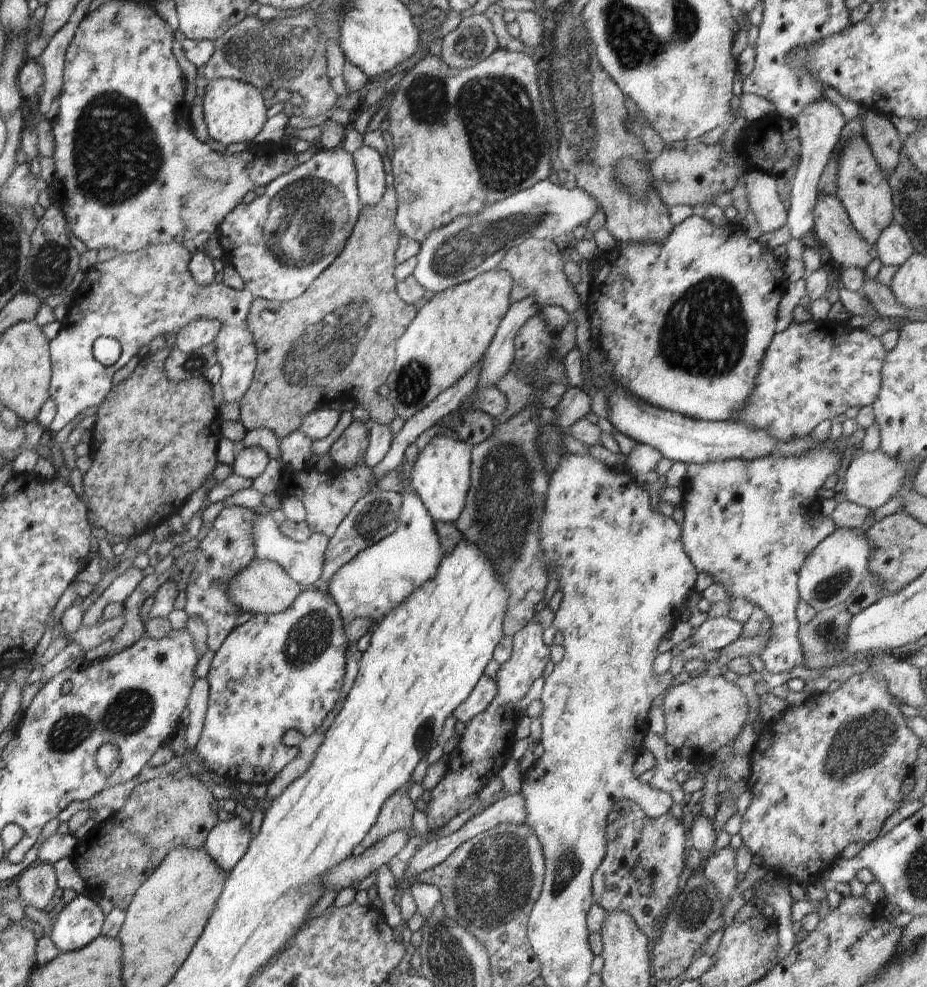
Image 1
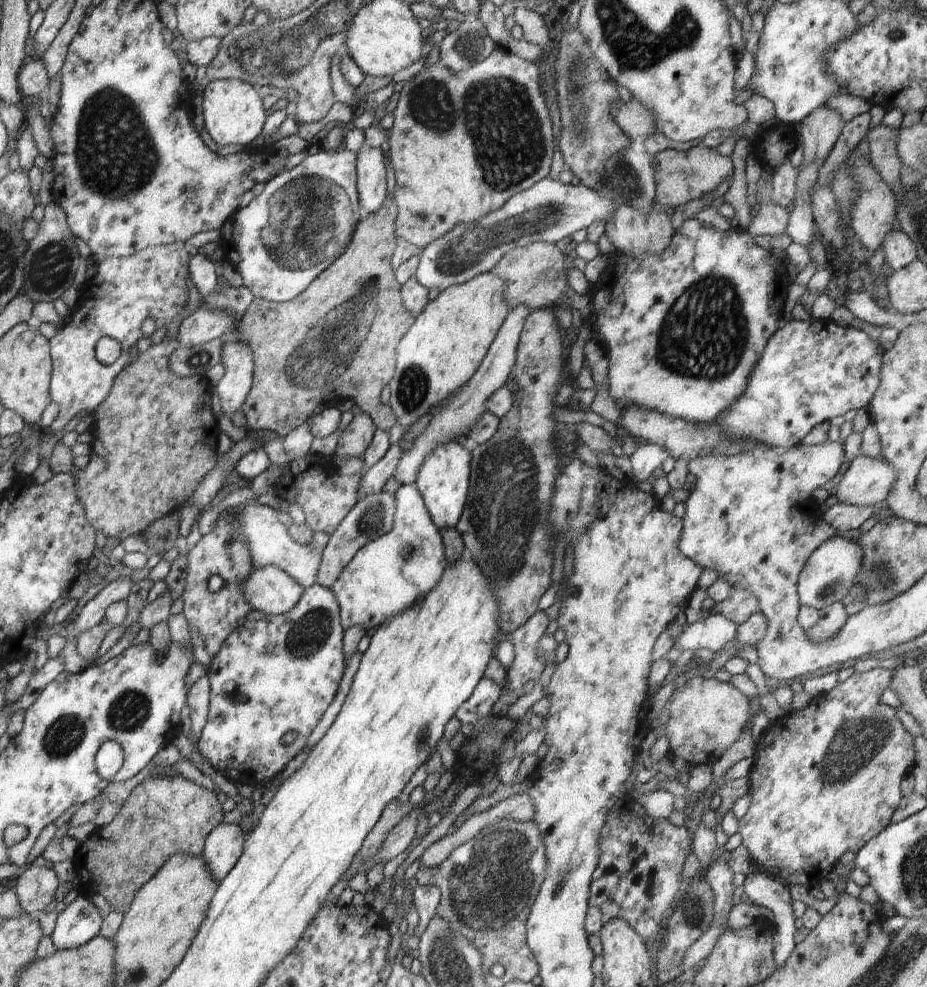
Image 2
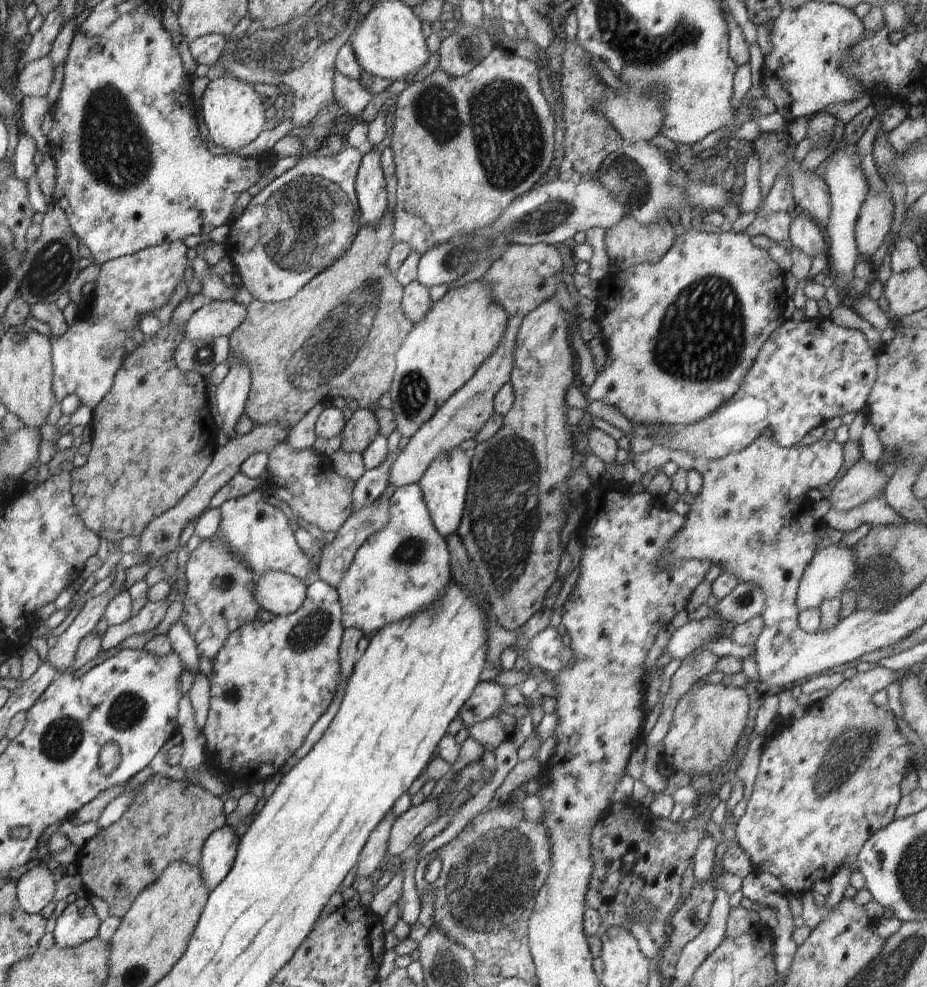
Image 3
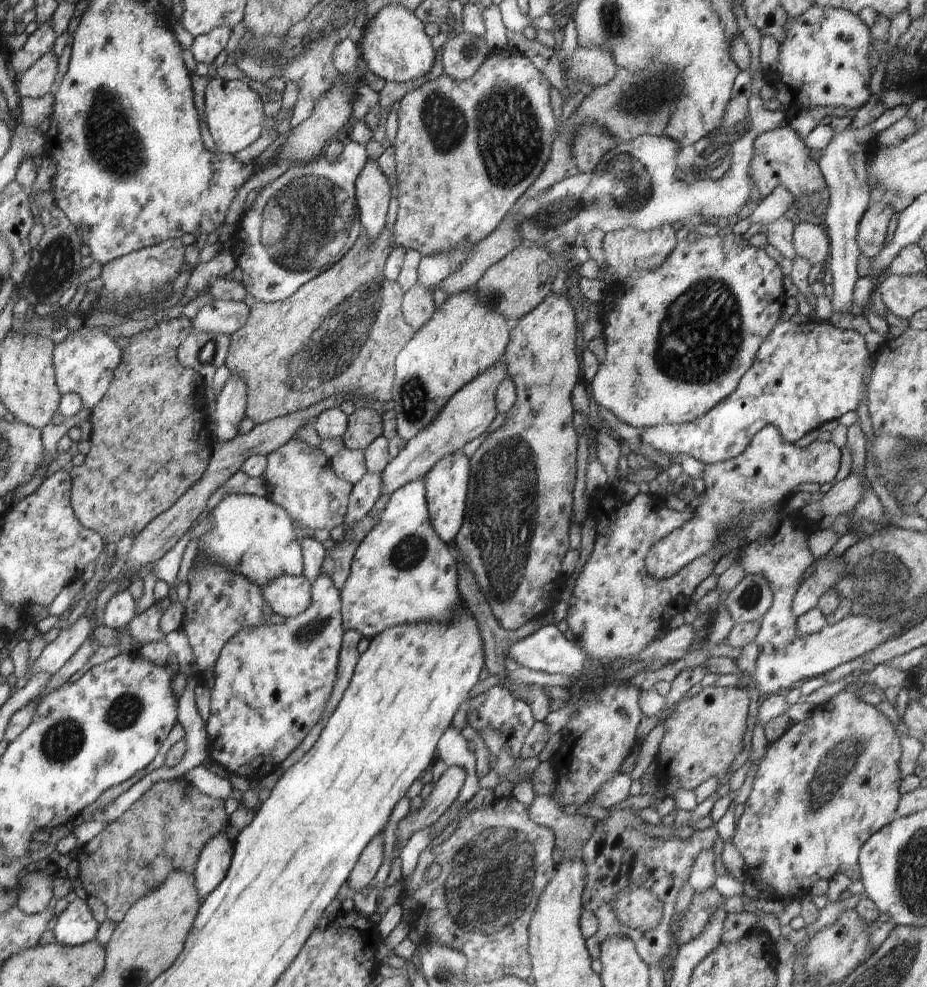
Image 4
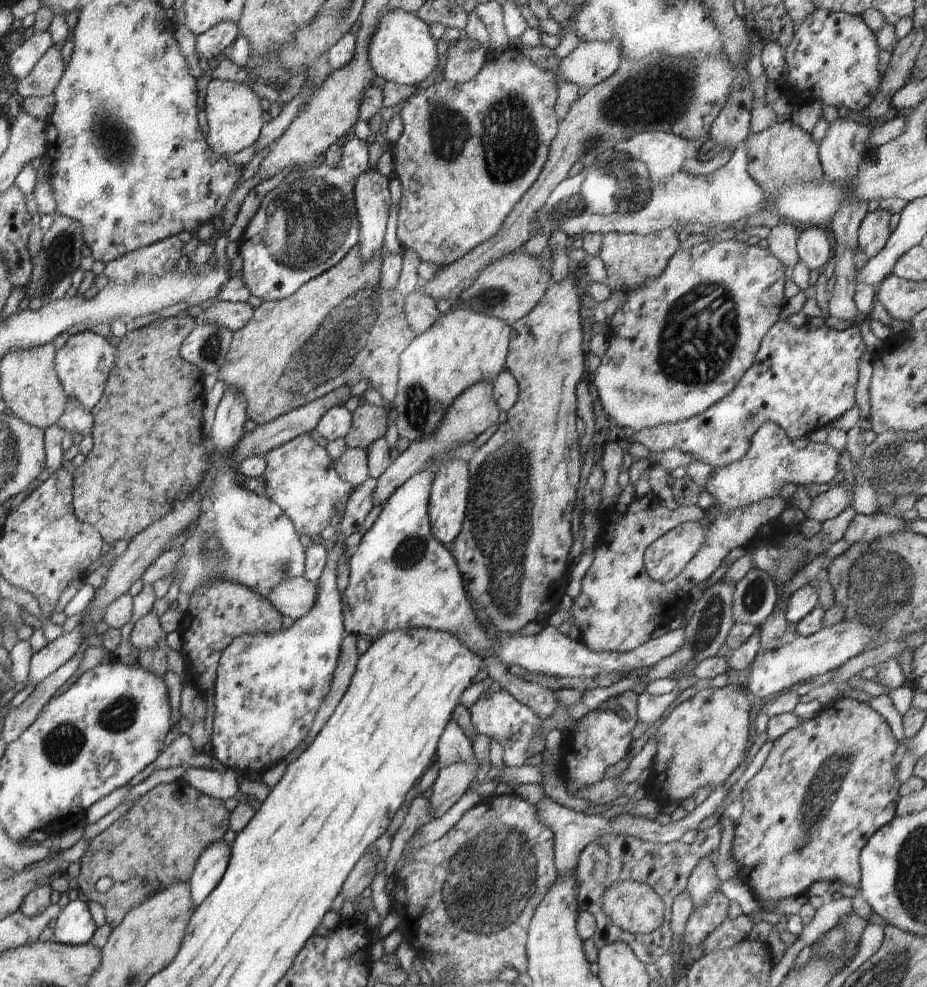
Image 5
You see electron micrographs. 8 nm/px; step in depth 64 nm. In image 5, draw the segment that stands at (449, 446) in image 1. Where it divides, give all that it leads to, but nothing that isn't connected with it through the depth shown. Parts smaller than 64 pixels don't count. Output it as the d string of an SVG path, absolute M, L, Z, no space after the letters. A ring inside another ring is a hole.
M458 460L445 463L435 473L428 504L428 519L431 534L444 546L450 547L460 535L468 505L469 479L467 465Z

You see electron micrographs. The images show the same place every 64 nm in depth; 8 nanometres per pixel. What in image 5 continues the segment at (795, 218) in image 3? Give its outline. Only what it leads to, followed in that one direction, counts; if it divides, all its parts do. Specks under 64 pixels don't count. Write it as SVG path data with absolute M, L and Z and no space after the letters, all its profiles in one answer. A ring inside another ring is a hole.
M806 227L800 229L797 254L808 271L827 270L833 252L832 240L826 228Z

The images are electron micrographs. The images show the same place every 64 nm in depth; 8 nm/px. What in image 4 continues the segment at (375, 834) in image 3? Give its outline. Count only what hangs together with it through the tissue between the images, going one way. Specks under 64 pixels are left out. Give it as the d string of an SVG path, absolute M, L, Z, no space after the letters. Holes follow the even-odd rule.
M384 832L373 839L362 852L360 859L353 867L349 875L348 889L354 892L362 891L363 888L371 886L374 878L383 862Z

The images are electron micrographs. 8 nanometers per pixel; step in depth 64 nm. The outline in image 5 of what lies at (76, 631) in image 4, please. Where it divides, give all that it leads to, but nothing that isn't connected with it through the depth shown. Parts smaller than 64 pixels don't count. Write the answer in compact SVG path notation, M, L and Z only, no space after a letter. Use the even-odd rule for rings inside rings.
M77 626L72 632L62 634L53 642L46 644L45 648L34 653L30 660L29 684L36 687L44 678L59 670L74 657L81 643L81 629Z

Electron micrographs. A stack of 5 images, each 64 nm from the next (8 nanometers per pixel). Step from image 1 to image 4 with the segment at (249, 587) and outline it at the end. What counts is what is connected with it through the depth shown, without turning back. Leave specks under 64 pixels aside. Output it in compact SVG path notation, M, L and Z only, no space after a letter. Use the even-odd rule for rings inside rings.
M282 576L261 590L264 601L275 614L290 619L303 614L310 606L312 584L303 576Z

